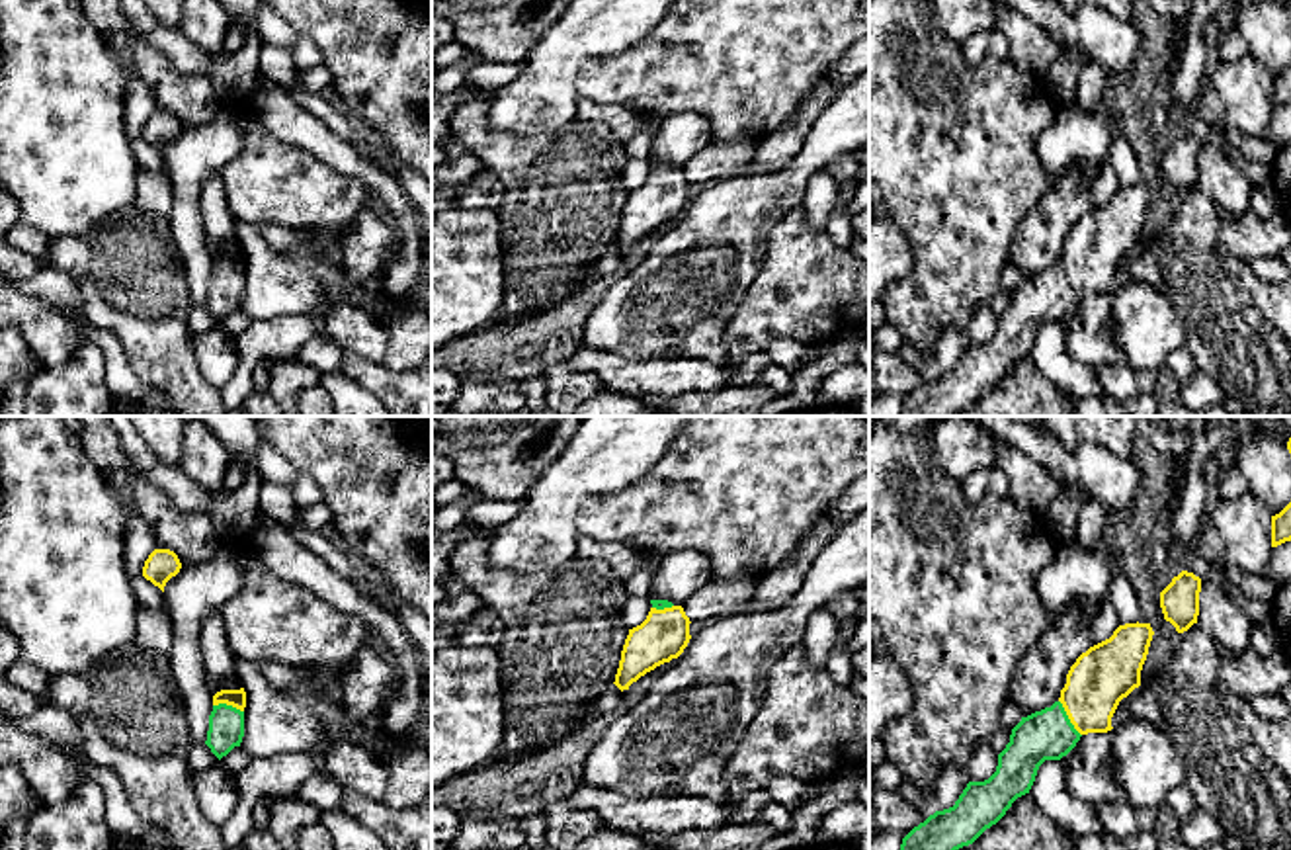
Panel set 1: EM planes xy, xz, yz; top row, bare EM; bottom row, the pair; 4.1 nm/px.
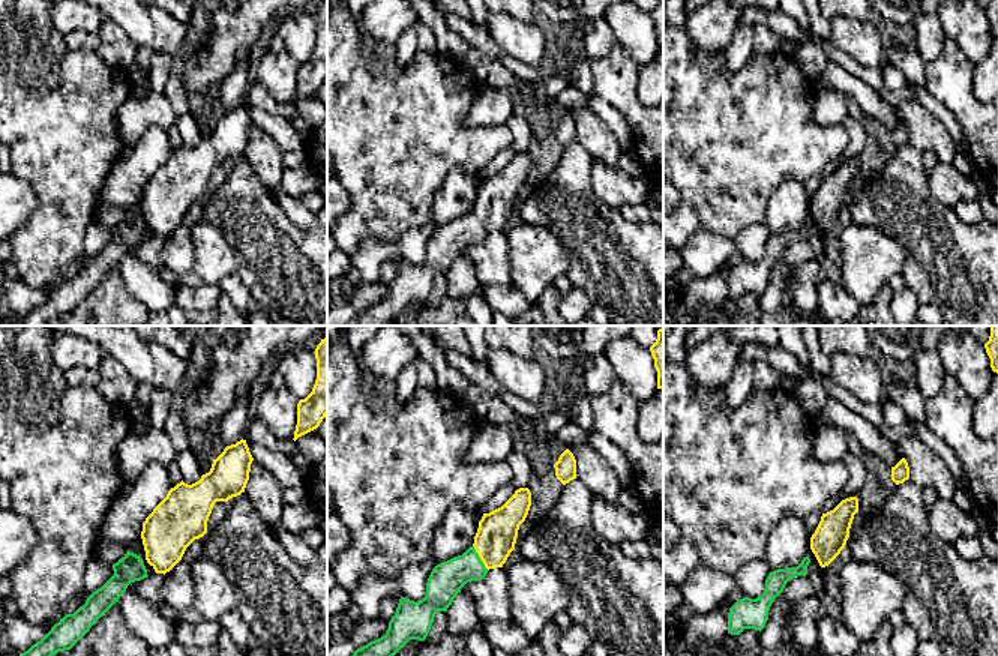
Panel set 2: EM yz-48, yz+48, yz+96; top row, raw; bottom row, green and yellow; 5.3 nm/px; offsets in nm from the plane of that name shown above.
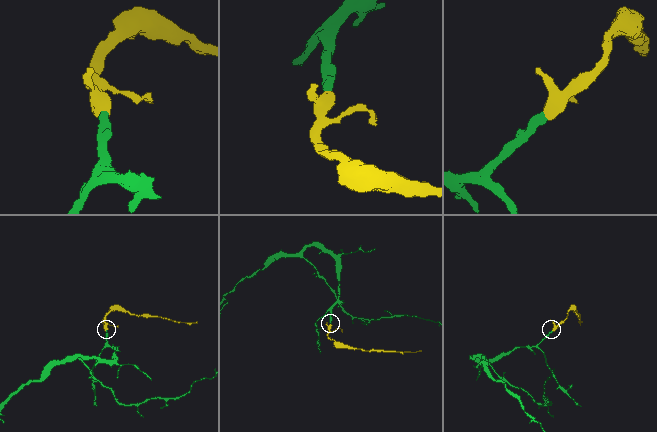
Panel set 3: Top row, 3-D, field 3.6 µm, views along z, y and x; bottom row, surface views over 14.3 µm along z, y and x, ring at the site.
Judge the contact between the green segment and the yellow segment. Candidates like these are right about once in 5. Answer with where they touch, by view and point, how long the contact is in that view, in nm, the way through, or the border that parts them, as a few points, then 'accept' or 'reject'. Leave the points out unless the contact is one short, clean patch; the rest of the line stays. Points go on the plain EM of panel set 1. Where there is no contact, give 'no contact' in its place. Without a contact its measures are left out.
contact yz (1067, 280); length 180 nm; way yz (1043, 297), (1049, 297), (1067, 280), (1104, 237); accept

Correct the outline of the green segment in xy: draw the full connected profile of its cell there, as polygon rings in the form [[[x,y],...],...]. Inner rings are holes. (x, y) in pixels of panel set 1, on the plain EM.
[[[244,250],[221,252],[213,258],[213,274],[209,277],[209,293],[205,307],[219,322],[242,305],[244,270]]]

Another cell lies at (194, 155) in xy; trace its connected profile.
[[[223,106],[207,123],[182,129],[164,149],[166,170],[174,186],[170,229],[184,258],[191,305],[205,305],[213,256],[201,221],[203,182],[242,152],[240,106]]]

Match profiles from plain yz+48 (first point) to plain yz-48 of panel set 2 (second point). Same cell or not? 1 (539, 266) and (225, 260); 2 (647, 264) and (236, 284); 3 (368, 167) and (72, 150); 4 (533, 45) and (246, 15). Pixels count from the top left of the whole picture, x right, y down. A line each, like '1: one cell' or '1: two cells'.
1: one cell
2: two cells
3: one cell
4: two cells

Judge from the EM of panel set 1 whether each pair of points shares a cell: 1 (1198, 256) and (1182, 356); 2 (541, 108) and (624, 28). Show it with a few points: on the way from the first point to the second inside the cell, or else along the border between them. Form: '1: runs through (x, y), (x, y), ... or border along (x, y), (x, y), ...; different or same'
1: border along (1184, 346), (1200, 370); different
2: runs through (547, 83), (598, 30); same

